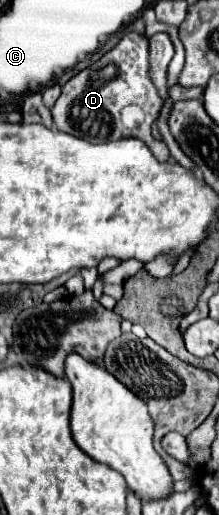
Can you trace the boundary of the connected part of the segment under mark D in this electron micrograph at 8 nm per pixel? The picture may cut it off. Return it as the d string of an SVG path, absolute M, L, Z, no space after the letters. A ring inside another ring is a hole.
M130 31L100 61L80 71L78 75L74 75L62 87L62 95L52 107L52 117L58 131L80 137L90 143L108 143L108 141L118 141L124 137L136 137L148 145L148 149L158 161L168 161L170 159L168 145L164 141L154 139L152 135L152 123L156 121L162 109L162 97L158 95L158 89L154 89L154 81L150 79L148 45L150 41L146 35ZM130 103L140 105L146 113L146 119L138 129L126 129L120 121L120 109Z

